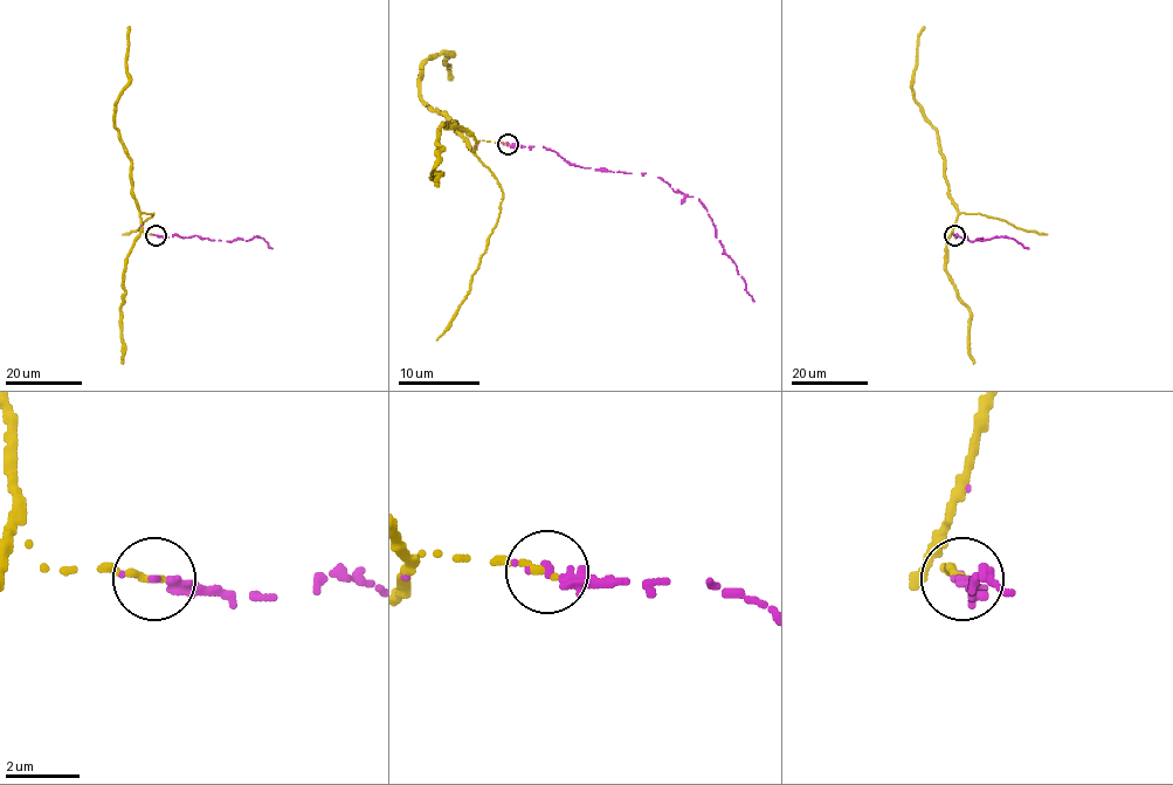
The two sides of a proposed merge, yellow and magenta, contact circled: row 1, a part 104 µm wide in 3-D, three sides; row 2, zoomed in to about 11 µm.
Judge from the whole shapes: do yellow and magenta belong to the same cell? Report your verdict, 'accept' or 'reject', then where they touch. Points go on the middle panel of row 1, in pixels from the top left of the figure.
accept; at (508, 144)

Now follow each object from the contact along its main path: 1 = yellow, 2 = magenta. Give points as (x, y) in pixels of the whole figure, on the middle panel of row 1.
1: (506, 145), (476, 140), (471, 151), (455, 122), (421, 97), (421, 67), (429, 59), (449, 55), (452, 80)
2: (506, 145), (544, 146), (570, 163), (660, 178), (681, 194), (699, 198), (713, 222), (716, 236), (754, 301)

